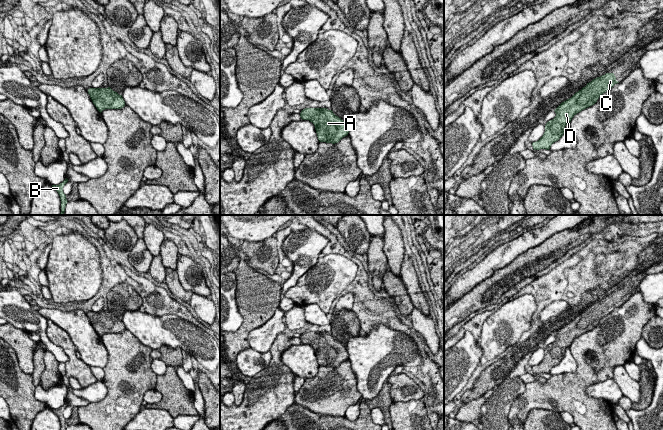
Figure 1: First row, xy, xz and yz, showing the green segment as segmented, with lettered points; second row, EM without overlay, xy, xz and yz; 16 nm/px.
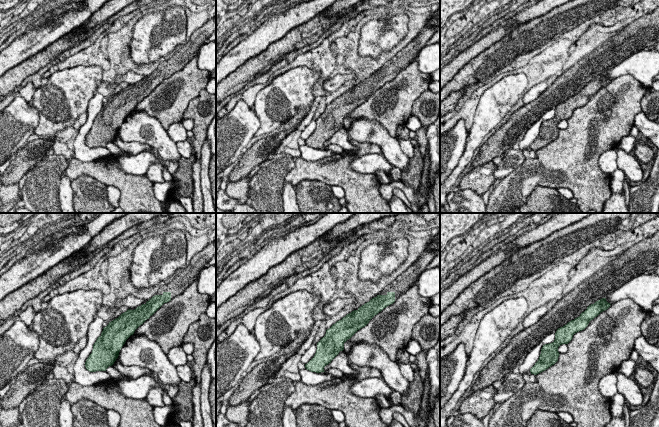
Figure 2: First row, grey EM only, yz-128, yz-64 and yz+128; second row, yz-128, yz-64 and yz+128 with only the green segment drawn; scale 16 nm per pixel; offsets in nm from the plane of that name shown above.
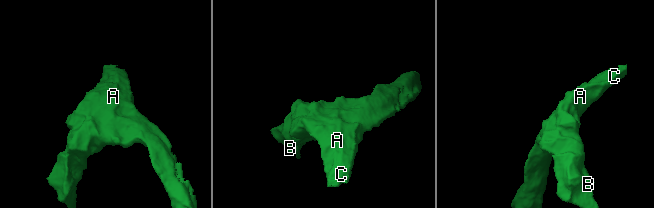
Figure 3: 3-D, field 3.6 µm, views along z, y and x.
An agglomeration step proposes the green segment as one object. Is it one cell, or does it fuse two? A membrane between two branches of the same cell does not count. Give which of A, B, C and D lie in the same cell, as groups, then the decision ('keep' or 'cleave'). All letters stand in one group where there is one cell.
A B C D; keep

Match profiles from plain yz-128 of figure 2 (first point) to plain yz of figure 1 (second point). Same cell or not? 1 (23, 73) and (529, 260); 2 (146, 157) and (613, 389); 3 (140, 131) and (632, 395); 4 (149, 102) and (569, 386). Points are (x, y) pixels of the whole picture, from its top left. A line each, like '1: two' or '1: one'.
1: one
2: one
3: one
4: one

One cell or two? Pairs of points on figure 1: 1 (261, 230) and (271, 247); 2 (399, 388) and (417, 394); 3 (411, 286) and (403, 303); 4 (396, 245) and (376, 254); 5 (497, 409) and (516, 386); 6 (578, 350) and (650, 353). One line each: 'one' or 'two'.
1: two
2: one
3: two
4: two
5: one
6: two

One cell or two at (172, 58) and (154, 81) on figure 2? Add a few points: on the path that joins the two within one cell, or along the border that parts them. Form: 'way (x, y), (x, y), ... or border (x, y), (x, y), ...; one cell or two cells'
way (167, 64), (166, 69), (160, 75); one cell

